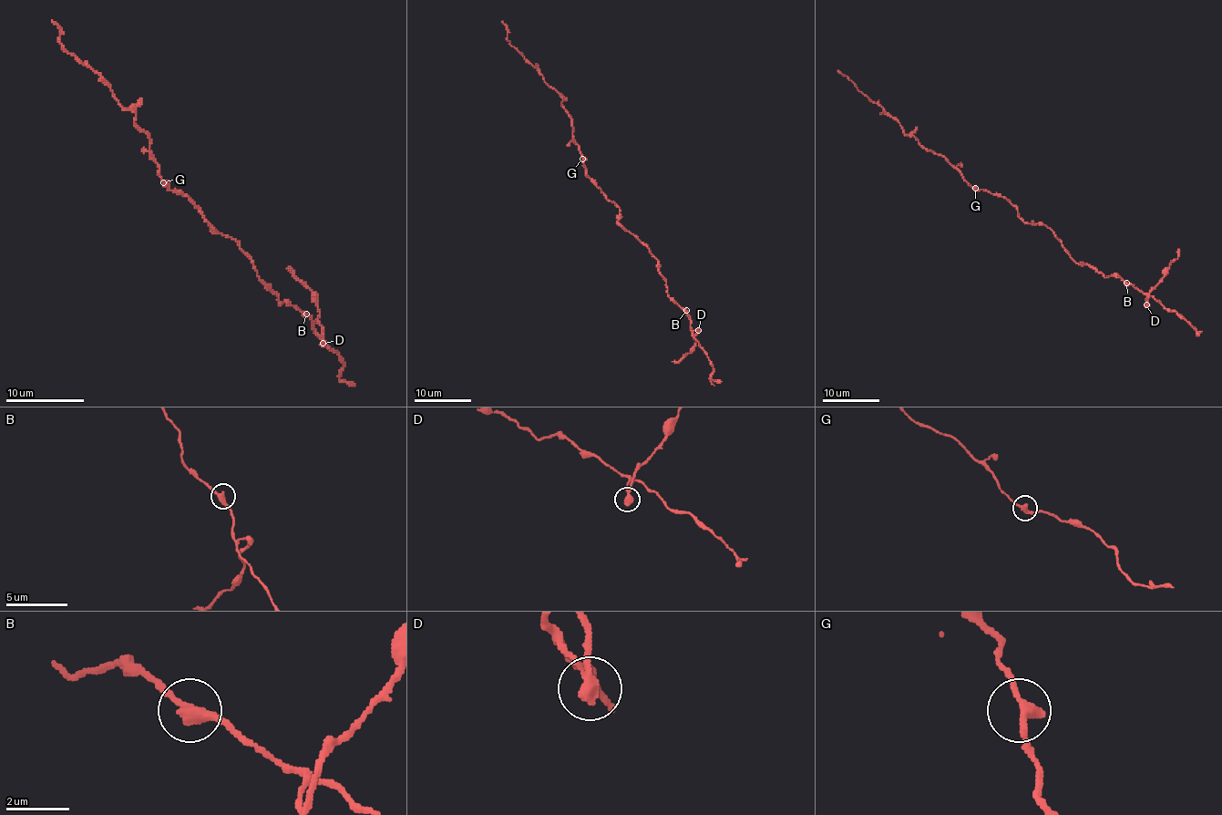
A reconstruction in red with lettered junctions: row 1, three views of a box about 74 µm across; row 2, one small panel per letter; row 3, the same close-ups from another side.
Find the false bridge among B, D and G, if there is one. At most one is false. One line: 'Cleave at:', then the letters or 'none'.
Cleave at: D

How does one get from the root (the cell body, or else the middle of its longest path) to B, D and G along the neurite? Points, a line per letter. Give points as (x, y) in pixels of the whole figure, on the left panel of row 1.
B: (204, 215), (212, 232), (228, 235), (240, 245), (257, 276), (279, 298), (281, 305), (288, 302), (306, 314)
D: (204, 215), (212, 232), (240, 245), (281, 305), (288, 302), (312, 319), (323, 343)
G: (204, 215), (187, 196), (173, 192), (163, 182)

